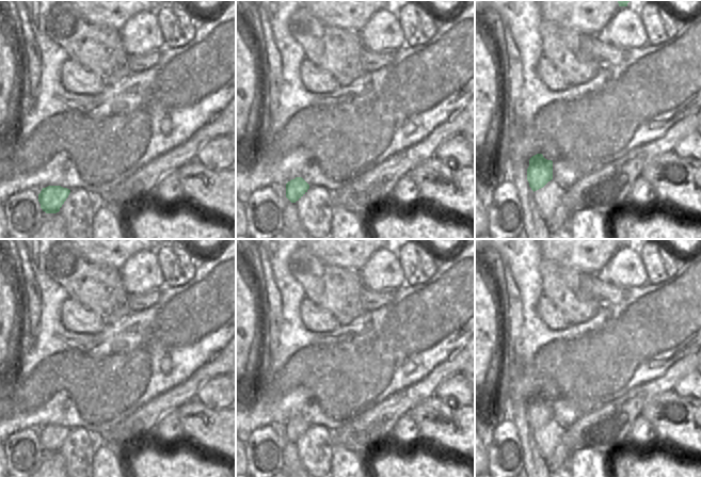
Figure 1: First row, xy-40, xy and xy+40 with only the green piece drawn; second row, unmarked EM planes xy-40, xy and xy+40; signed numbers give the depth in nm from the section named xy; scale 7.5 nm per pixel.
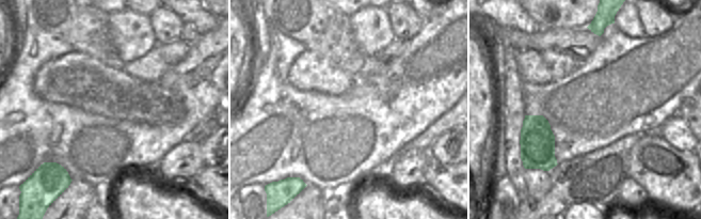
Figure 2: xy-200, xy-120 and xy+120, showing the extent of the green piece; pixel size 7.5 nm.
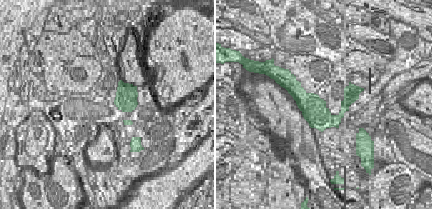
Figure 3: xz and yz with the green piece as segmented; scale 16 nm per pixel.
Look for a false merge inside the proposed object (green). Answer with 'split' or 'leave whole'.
split

